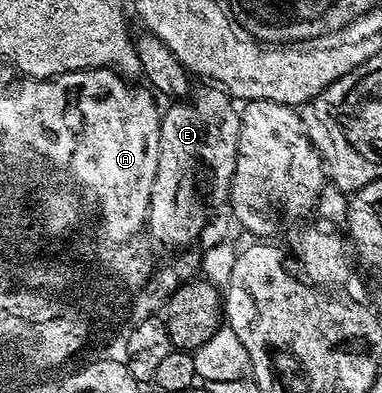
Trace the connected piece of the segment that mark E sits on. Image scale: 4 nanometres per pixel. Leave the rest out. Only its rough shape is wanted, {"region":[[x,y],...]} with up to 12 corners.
{"region":[[204,84],[160,116],[146,231],[188,248],[227,203],[240,116]]}

